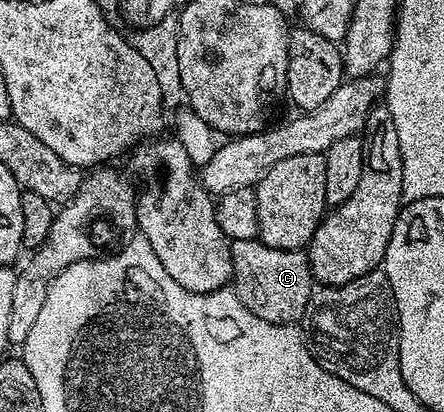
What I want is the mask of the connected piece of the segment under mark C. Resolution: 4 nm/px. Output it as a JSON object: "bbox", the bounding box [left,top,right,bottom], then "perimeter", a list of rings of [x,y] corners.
{"bbox":[231,239,314,325],"perimeter":[[[238,239],[231,242],[232,247],[232,275],[234,278],[235,296],[241,306],[248,309],[258,319],[266,319],[275,325],[291,325],[299,322],[299,317],[309,312],[314,296],[314,278],[312,267],[308,262],[307,252],[298,249],[275,249],[265,245],[263,241],[257,239]]]}

